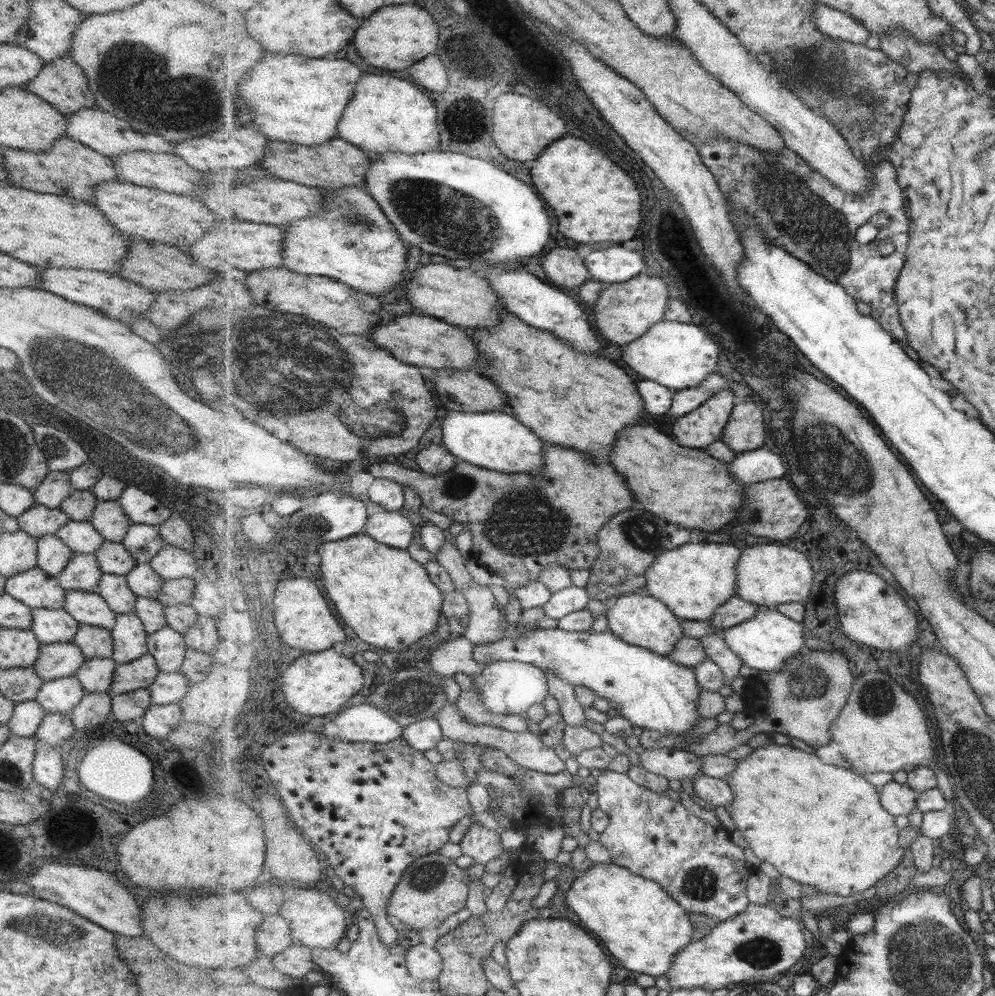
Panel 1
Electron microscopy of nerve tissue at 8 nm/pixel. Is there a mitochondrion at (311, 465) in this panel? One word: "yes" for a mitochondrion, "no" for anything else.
no

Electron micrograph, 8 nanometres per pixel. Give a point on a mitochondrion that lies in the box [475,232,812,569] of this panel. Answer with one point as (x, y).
(644, 533)

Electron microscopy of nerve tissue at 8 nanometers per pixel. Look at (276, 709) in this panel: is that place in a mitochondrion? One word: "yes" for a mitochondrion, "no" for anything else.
no

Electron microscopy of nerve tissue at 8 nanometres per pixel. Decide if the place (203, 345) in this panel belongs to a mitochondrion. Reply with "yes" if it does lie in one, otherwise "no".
yes

